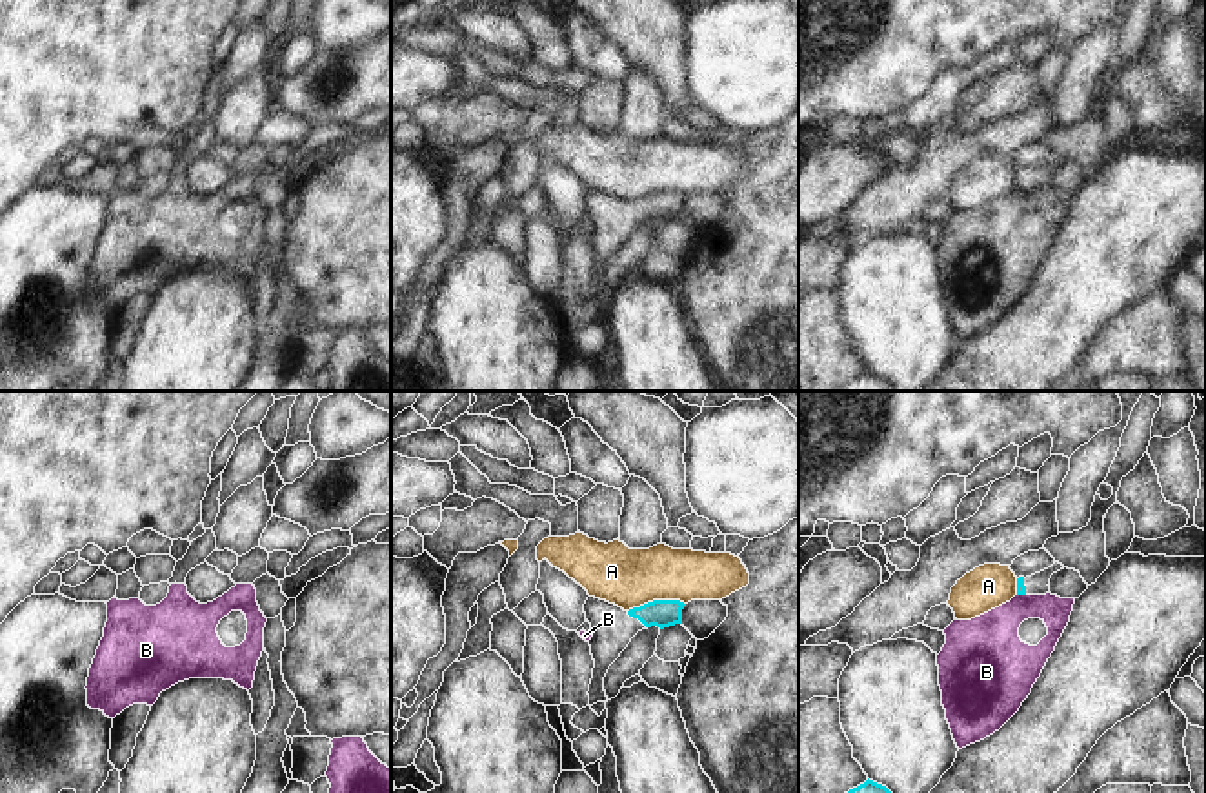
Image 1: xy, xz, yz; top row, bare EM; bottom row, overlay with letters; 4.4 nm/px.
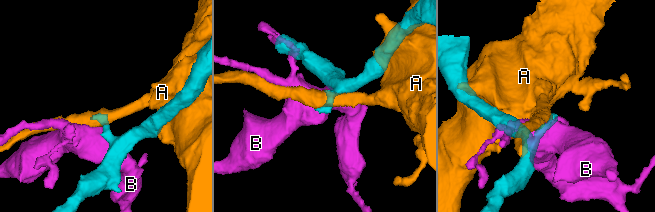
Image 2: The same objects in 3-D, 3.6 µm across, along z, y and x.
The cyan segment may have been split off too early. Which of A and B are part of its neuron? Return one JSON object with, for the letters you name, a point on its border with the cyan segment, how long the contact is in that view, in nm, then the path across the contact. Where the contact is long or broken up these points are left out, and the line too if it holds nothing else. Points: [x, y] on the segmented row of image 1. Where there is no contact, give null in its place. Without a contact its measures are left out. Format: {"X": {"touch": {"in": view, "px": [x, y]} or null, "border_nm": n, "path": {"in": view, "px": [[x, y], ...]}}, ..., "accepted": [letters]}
{"accepted": []}

